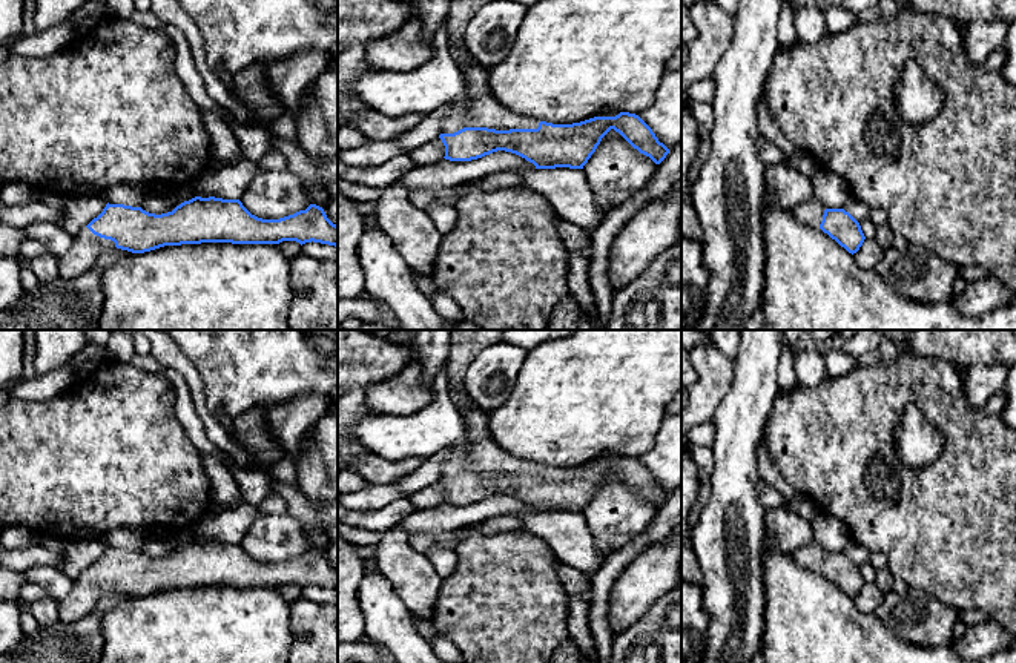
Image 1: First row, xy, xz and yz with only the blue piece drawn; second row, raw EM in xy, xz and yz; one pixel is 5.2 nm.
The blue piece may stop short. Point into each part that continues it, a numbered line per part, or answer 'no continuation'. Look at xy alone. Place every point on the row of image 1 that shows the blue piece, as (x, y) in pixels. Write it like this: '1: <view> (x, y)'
1: xy (86, 247)

